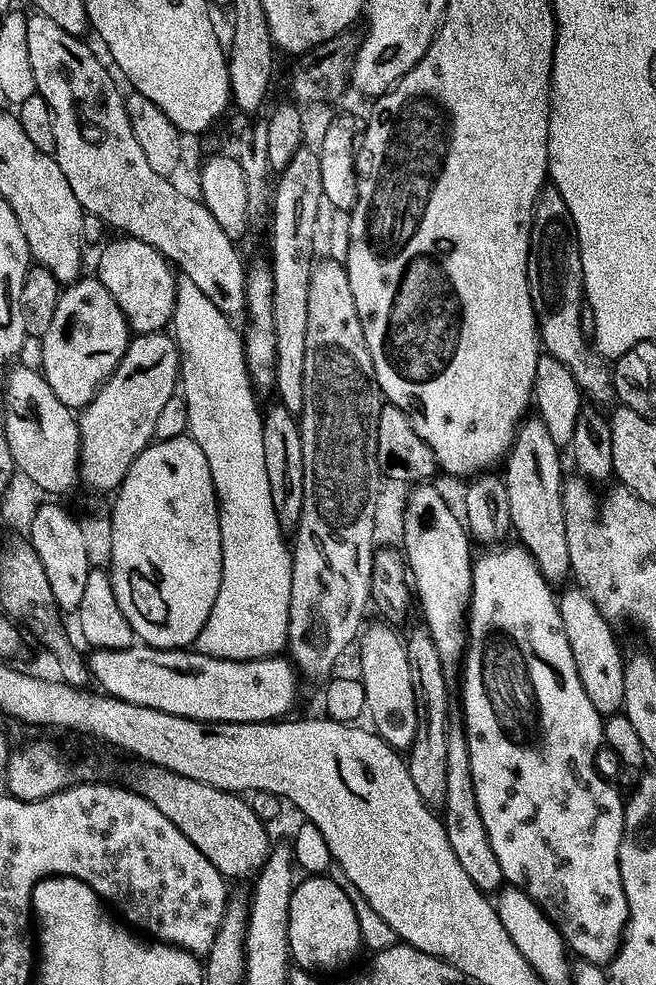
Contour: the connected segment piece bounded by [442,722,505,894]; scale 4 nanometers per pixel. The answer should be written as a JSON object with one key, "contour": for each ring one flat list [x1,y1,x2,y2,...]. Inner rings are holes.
{"contour":[[452,722,448,725,446,798,442,805,442,819,446,838,450,838,450,850,454,850,454,858,458,858,462,870,470,874,470,882,474,882,474,886,485,894,495,893,505,883,505,879,502,866,498,866,498,858,494,858,494,850,486,834,486,825,482,823,482,814,478,810,478,798,474,794,474,778,470,766,468,738,464,734,463,723,460,722]]}

